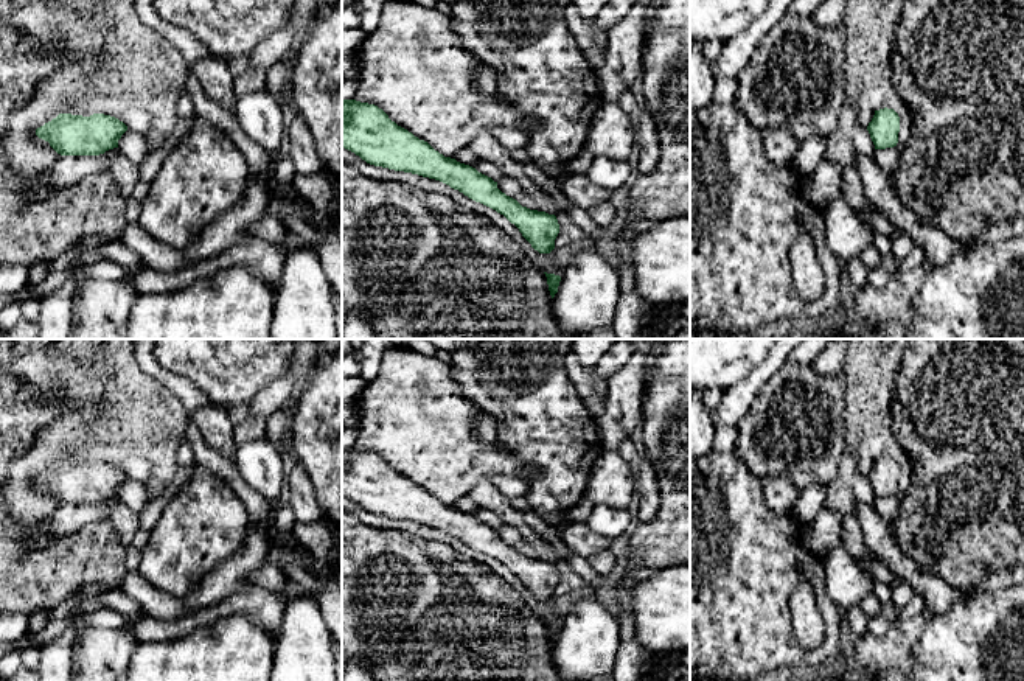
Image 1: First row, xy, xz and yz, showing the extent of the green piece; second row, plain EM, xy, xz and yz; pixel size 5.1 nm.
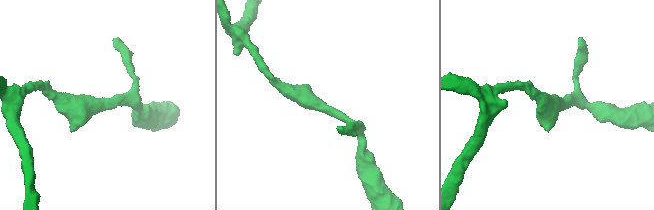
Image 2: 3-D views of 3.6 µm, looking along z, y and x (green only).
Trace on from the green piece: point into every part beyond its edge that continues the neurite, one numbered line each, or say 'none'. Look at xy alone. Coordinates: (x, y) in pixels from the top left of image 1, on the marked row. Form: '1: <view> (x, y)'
none

